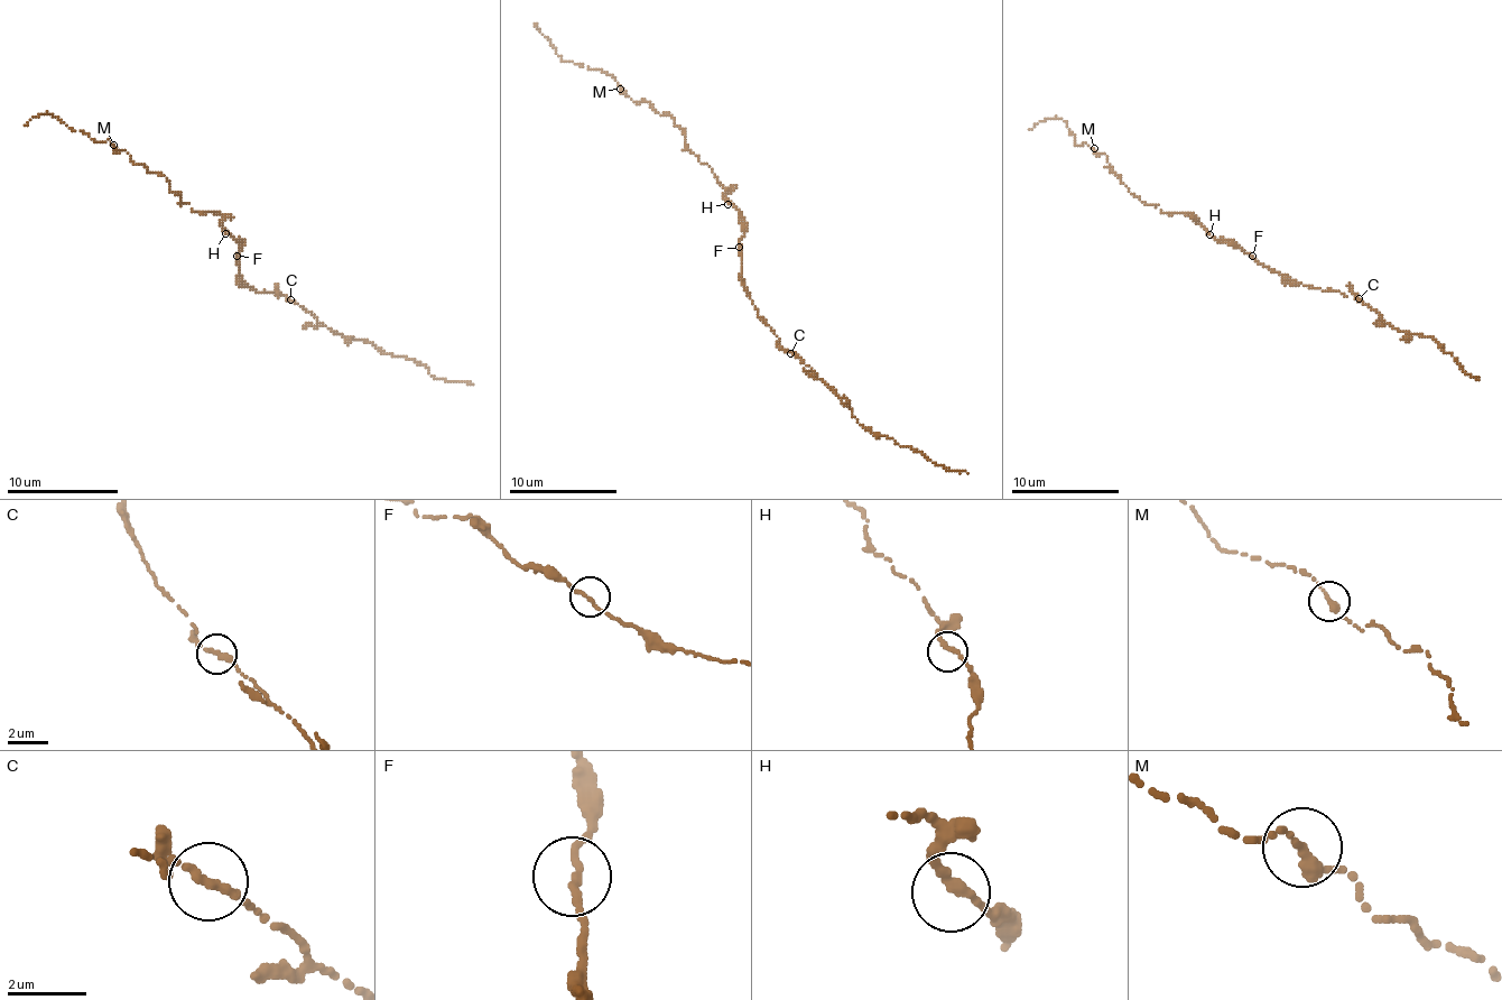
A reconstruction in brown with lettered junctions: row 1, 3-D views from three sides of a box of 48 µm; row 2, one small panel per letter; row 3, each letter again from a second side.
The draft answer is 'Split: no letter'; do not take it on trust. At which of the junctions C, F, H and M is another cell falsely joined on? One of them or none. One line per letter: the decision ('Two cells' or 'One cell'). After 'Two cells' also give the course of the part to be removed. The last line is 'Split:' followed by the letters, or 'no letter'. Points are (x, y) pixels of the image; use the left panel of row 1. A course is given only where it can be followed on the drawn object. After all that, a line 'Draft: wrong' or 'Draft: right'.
C: One cell
F: One cell
H: One cell
M: One cell
Split: no letter
Draft: right

